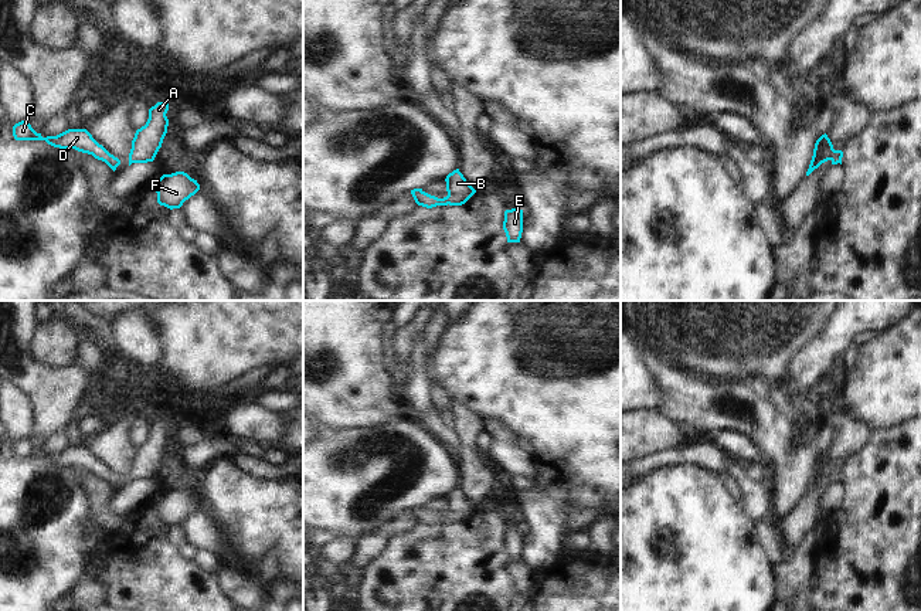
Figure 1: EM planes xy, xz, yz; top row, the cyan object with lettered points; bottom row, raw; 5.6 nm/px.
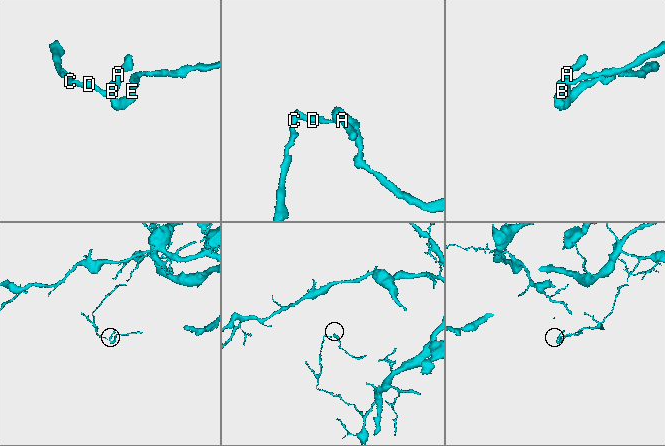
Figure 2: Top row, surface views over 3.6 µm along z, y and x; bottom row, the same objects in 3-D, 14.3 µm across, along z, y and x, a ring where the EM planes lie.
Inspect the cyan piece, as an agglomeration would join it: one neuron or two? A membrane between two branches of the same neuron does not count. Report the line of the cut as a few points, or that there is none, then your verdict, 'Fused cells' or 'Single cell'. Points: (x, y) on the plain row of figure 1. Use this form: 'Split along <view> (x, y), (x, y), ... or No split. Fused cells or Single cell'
No split. Single cell

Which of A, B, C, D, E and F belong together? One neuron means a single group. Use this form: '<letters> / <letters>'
A B C D E F

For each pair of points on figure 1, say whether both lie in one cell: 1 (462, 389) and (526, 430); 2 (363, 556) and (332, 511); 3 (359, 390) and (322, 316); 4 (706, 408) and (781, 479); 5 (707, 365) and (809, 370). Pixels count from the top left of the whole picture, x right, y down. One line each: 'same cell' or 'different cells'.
1: same cell
2: different cells
3: same cell
4: same cell
5: different cells

